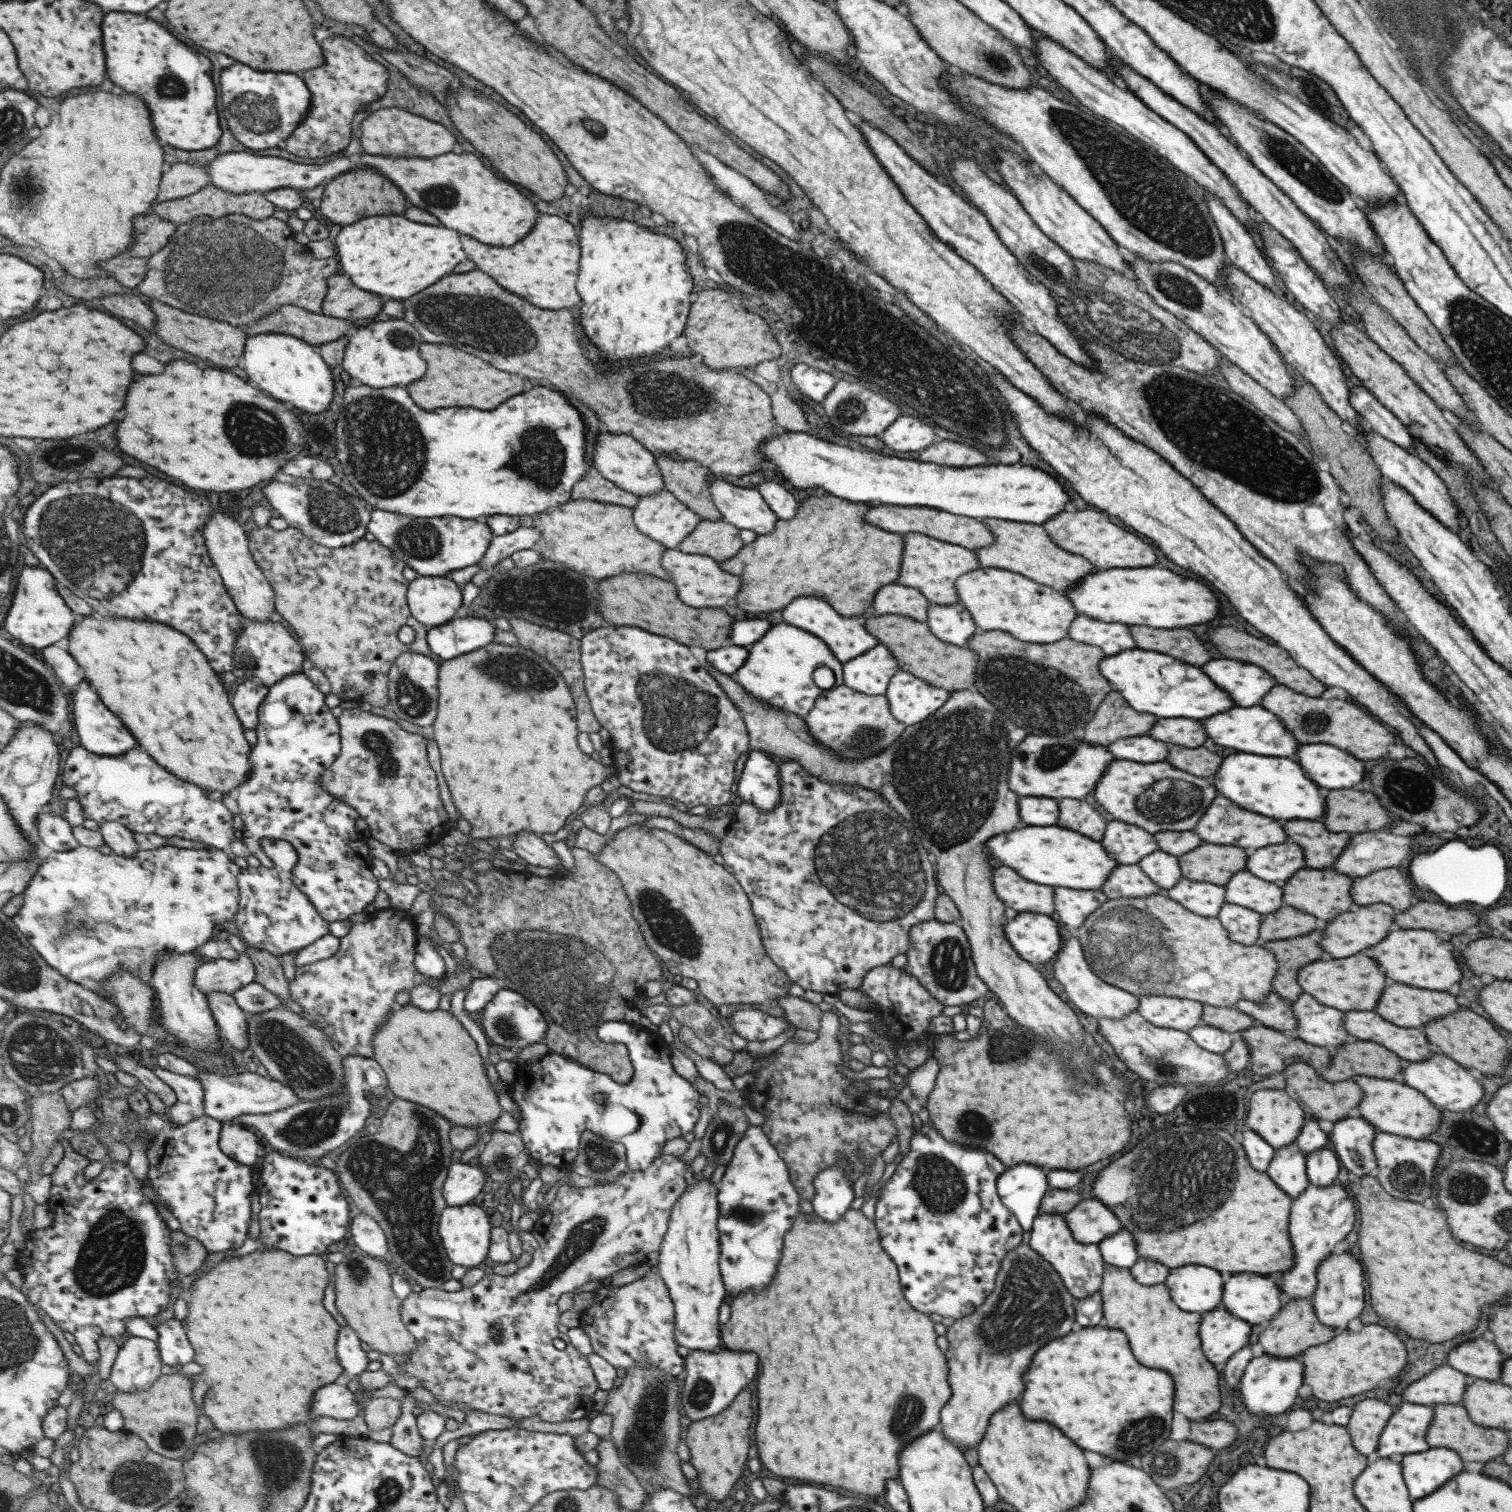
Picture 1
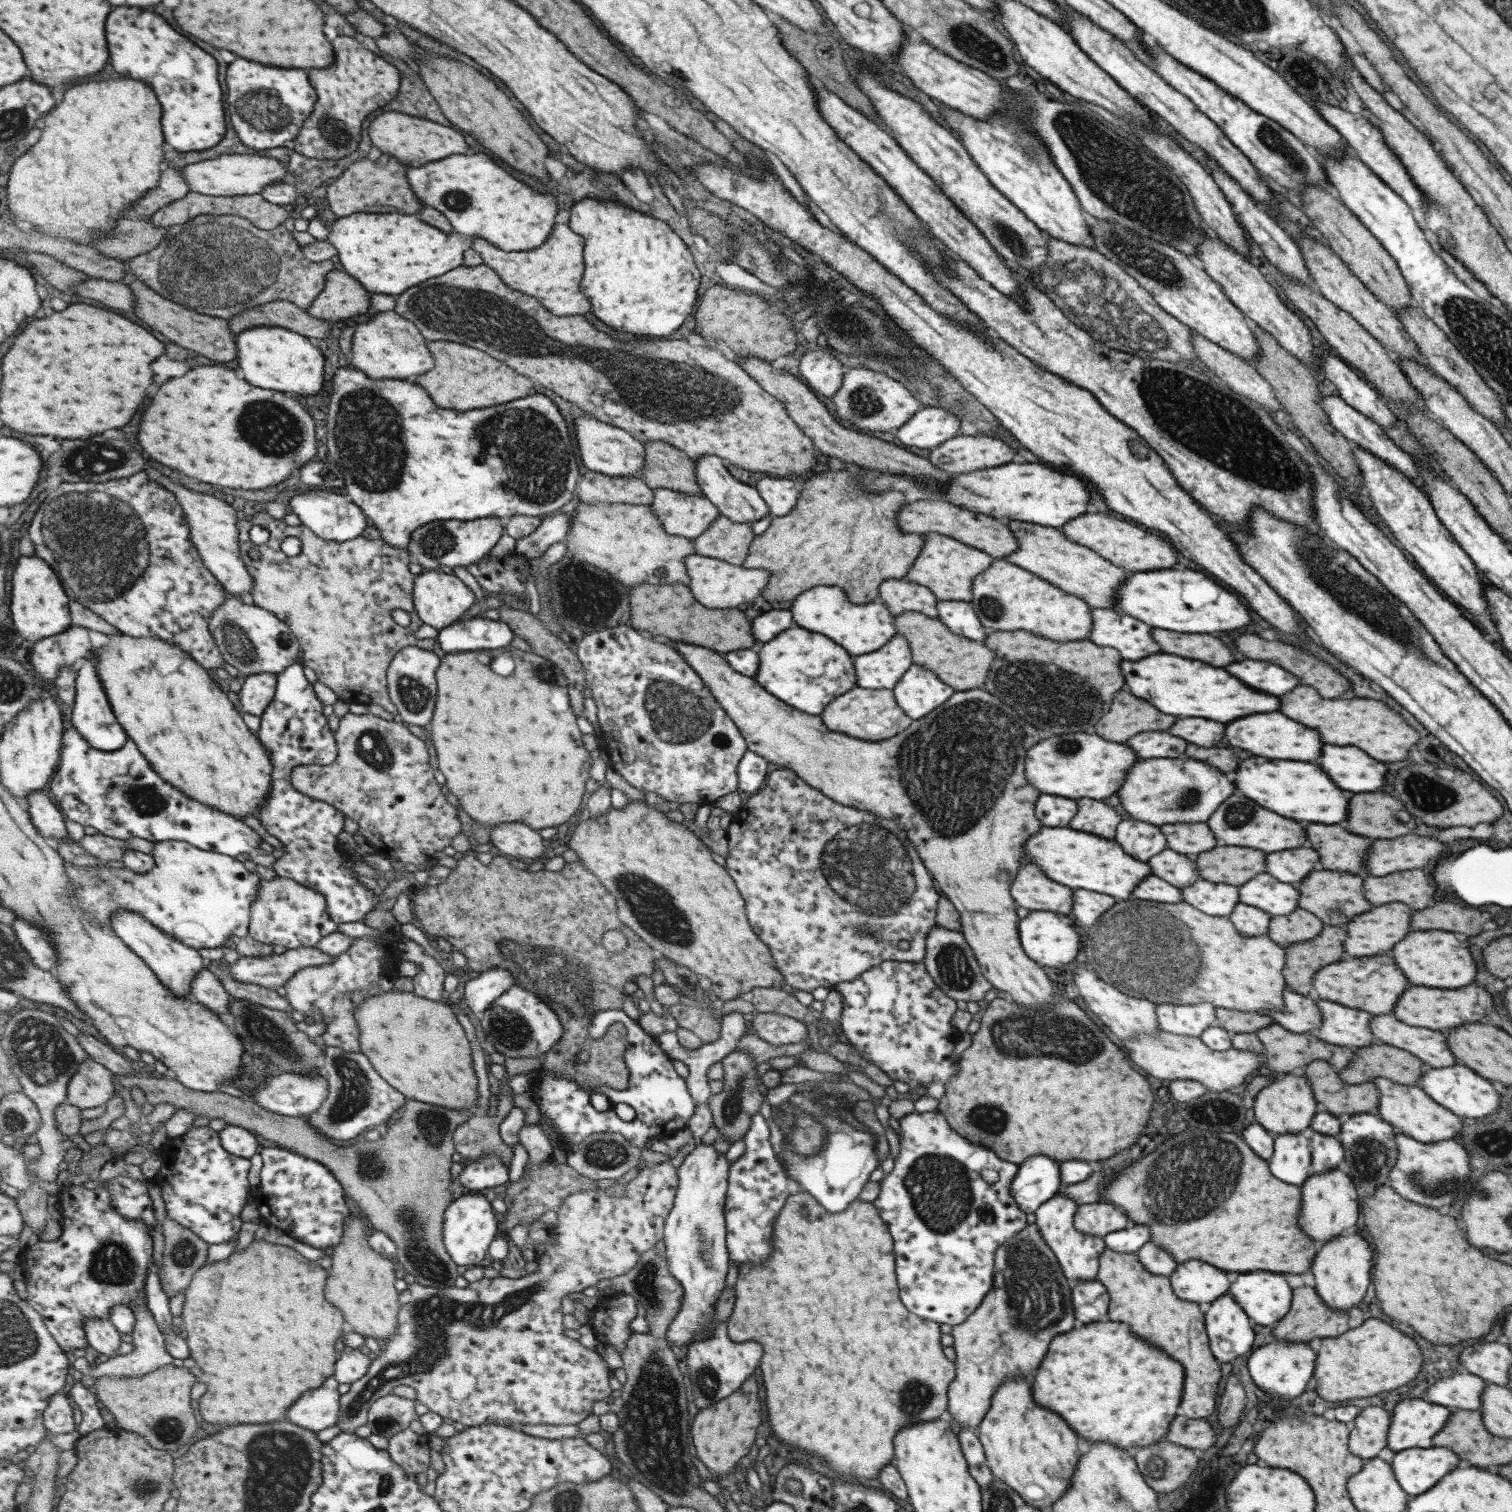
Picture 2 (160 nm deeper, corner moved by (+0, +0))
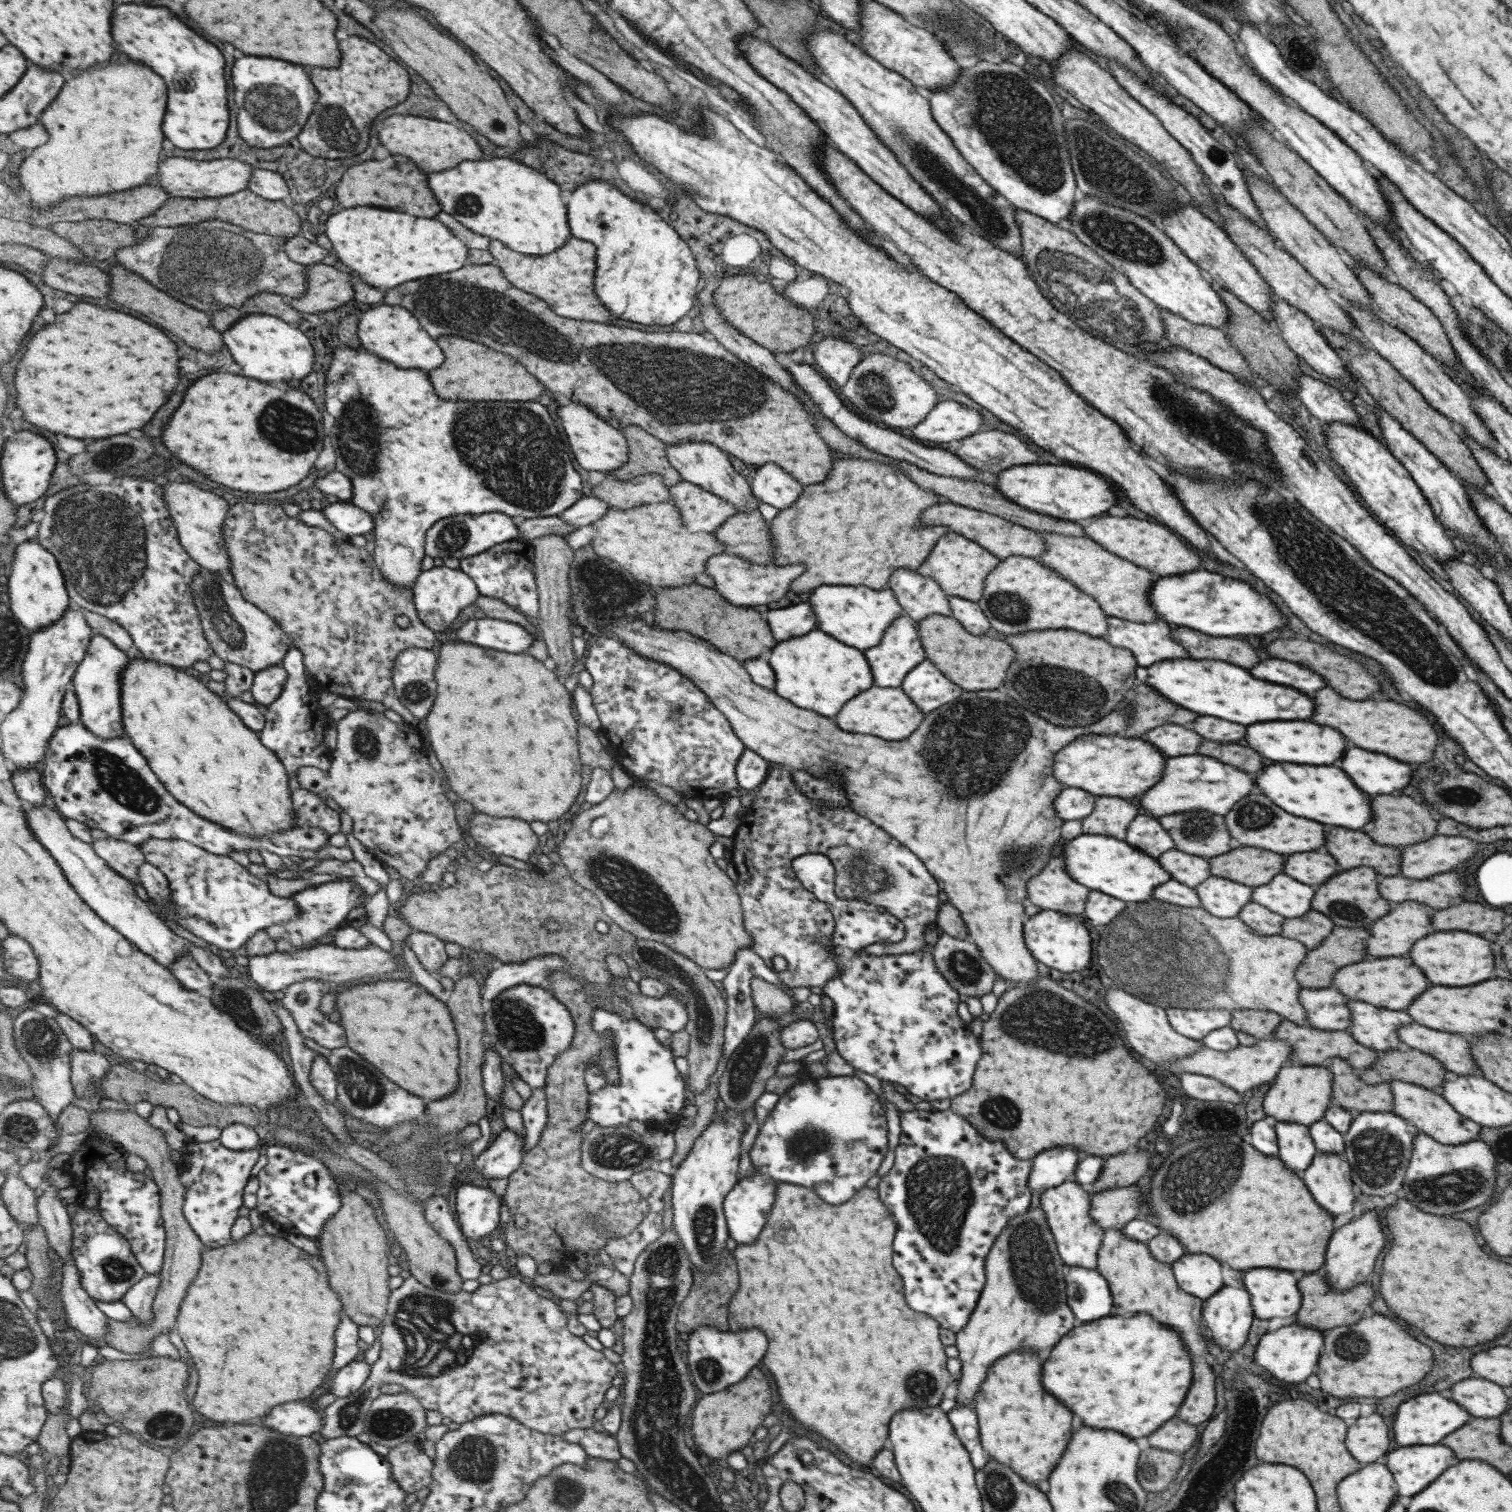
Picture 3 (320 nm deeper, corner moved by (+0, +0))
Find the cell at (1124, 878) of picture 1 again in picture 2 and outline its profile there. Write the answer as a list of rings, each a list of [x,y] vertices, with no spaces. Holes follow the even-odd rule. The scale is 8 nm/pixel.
[[[1147,876],[1132,890],[1131,899],[1136,903],[1155,902],[1175,904],[1182,901],[1180,889],[1156,876]]]

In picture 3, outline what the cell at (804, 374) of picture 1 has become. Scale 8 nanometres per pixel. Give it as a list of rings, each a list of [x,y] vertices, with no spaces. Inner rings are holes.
[[[831,336],[816,344],[812,350],[815,366],[825,380],[833,380],[836,385],[846,383],[853,367],[860,361],[861,355],[855,344],[844,336]]]

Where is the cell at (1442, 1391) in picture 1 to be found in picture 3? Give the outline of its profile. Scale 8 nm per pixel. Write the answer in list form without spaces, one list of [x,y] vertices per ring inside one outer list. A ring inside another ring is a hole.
[[[1481,1377],[1464,1378],[1451,1386],[1449,1398],[1475,1418],[1499,1418],[1510,1406],[1502,1386]]]

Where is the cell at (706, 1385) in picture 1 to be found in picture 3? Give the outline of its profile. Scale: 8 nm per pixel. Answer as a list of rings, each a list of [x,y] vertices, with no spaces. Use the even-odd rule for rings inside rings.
[[[701,1325],[688,1336],[687,1348],[694,1383],[699,1391],[708,1395],[721,1392],[725,1387],[745,1379],[747,1372],[761,1362],[767,1348],[767,1340],[759,1328],[747,1328],[745,1332],[731,1332]]]

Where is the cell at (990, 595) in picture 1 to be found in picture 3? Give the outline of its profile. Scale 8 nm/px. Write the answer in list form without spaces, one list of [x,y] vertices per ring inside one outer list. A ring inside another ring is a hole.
[[[1008,556],[985,577],[980,599],[976,602],[989,616],[989,626],[999,634],[1019,634],[1029,630],[1077,630],[1089,636],[1106,634],[1108,624],[1101,607],[1070,580],[1051,571],[1036,557]],[[1043,610],[1043,614],[1039,614]],[[1037,614],[1037,616],[1035,616]]]

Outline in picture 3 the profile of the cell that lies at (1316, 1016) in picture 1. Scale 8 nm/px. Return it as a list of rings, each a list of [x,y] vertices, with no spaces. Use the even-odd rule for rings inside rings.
[[[1346,1002],[1346,1007],[1350,1012],[1350,1025],[1345,1031],[1359,1044],[1374,1051],[1403,1047],[1397,1038],[1397,1029],[1414,1022],[1405,1011],[1377,1008],[1366,1002]]]

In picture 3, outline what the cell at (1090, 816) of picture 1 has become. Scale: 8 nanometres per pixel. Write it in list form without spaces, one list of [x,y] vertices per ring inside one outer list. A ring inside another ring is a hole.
[[[1098,796],[1094,800],[1093,811],[1080,822],[1081,832],[1123,841],[1127,825],[1138,816],[1138,812],[1138,808],[1128,799]]]

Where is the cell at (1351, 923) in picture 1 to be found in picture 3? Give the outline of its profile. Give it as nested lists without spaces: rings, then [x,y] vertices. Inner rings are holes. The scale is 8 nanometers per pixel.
[[[1417,902],[1398,903],[1383,918],[1375,920],[1367,938],[1367,954],[1371,956],[1401,956],[1407,954],[1411,944],[1427,936],[1431,928],[1429,908]]]

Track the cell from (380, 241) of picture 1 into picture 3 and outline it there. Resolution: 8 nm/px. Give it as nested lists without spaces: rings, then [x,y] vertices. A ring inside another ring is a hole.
[[[367,206],[343,210],[328,218],[325,234],[333,243],[338,259],[341,258],[340,262],[347,264],[357,276],[361,276],[365,282],[377,288],[395,288],[409,280],[453,272],[463,268],[469,260],[469,248],[465,246],[465,242],[461,242],[441,220],[417,218],[395,210],[381,210],[381,208],[367,208]]]

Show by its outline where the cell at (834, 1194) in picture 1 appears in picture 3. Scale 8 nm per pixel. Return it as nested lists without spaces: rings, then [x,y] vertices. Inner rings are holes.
[[[802,1070],[799,1073],[799,1079],[797,1079],[787,1090],[778,1096],[778,1101],[771,1109],[771,1112],[765,1117],[762,1125],[760,1126],[758,1133],[756,1134],[755,1141],[751,1148],[749,1148],[749,1160],[755,1169],[761,1170],[761,1173],[765,1173],[769,1178],[773,1178],[773,1181],[777,1181],[787,1184],[793,1184],[795,1186],[801,1186],[803,1188],[811,1188],[823,1202],[827,1204],[841,1204],[841,1202],[848,1201],[859,1191],[865,1187],[865,1183],[869,1178],[875,1176],[877,1169],[880,1166],[881,1161],[885,1157],[887,1150],[887,1124],[885,1123],[885,1113],[877,1101],[877,1095],[869,1089],[858,1077],[854,1075],[849,1076],[831,1076],[822,1078],[814,1077],[809,1072]]]

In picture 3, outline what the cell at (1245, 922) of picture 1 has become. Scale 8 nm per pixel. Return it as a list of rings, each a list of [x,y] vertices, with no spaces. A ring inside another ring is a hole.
[[[1251,900],[1241,907],[1236,916],[1259,936],[1279,935],[1284,921],[1282,916]]]

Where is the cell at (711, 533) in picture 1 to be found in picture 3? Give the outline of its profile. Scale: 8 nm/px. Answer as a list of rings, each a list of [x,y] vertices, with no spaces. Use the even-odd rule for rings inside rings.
[[[758,510],[731,515],[715,534],[725,543],[725,554],[739,556],[753,564],[772,562],[774,548],[769,523]]]

